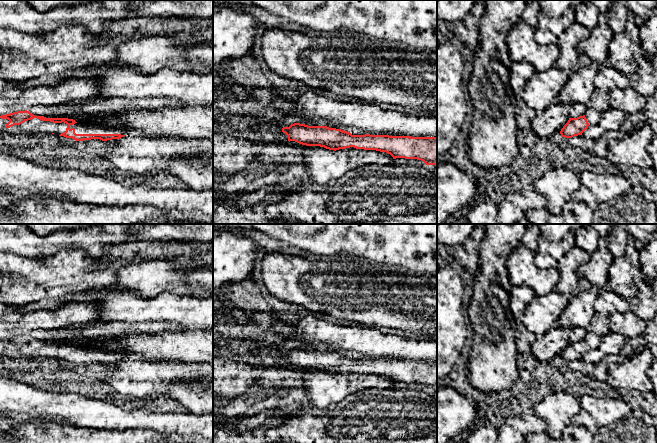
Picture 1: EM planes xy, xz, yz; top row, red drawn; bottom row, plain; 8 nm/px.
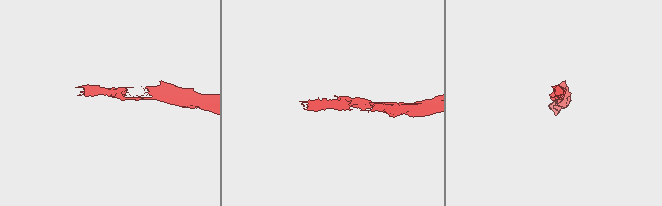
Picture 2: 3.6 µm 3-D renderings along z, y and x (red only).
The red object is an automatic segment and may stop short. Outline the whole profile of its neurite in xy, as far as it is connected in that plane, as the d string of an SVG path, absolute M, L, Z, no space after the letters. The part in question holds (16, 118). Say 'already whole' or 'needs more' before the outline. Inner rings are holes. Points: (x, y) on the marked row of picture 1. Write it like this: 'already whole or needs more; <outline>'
needs more; M17 111L0 116L1 134L54 133L76 141L119 139L127 133L120 127L101 124L77 123L68 118L46 118L29 111Z

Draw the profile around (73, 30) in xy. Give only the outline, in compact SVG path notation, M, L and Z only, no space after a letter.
M70 25L58 27L53 33L55 39L62 38L65 34L70 36L90 36L91 33L84 26L80 25Z

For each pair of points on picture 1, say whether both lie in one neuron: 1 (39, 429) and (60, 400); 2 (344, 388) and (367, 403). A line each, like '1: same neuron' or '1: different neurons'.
1: different neurons
2: different neurons

